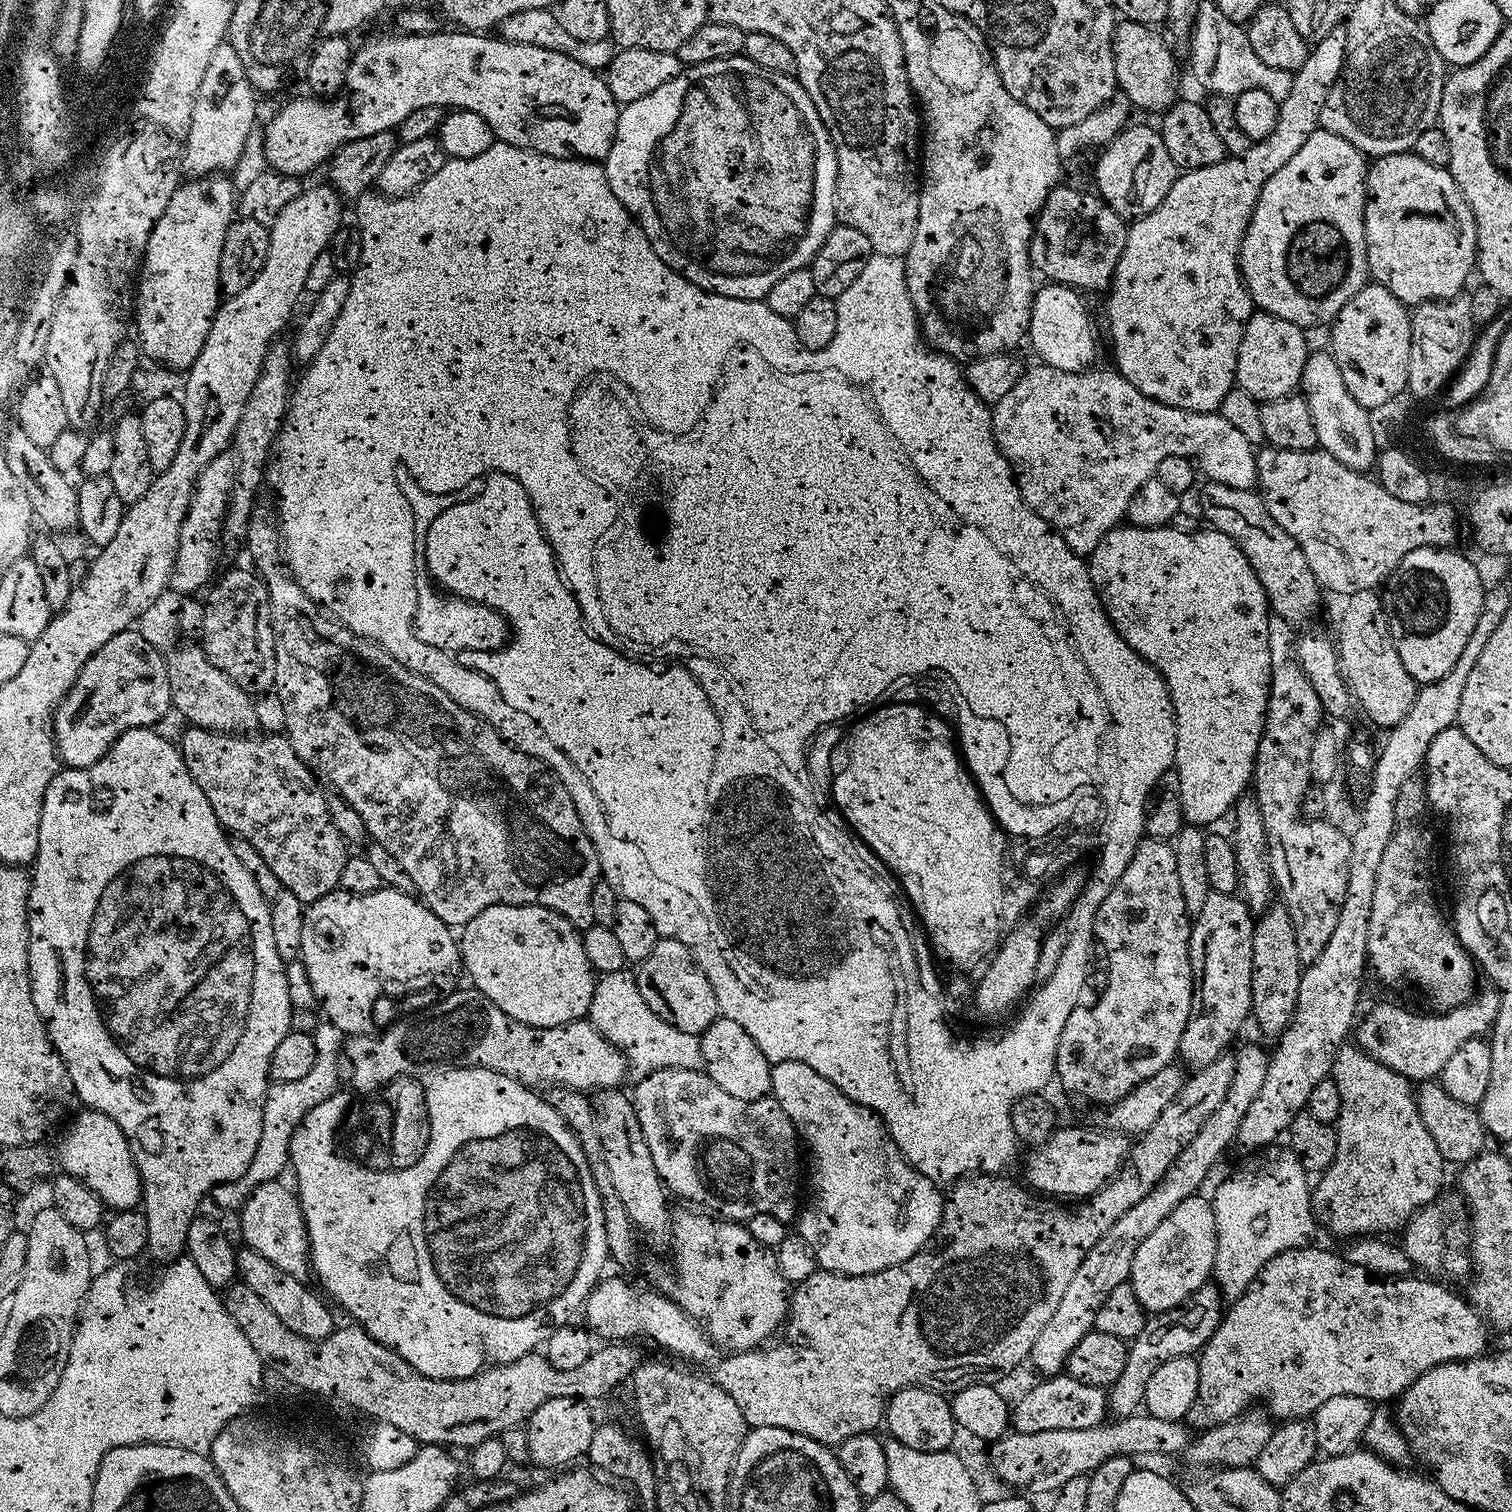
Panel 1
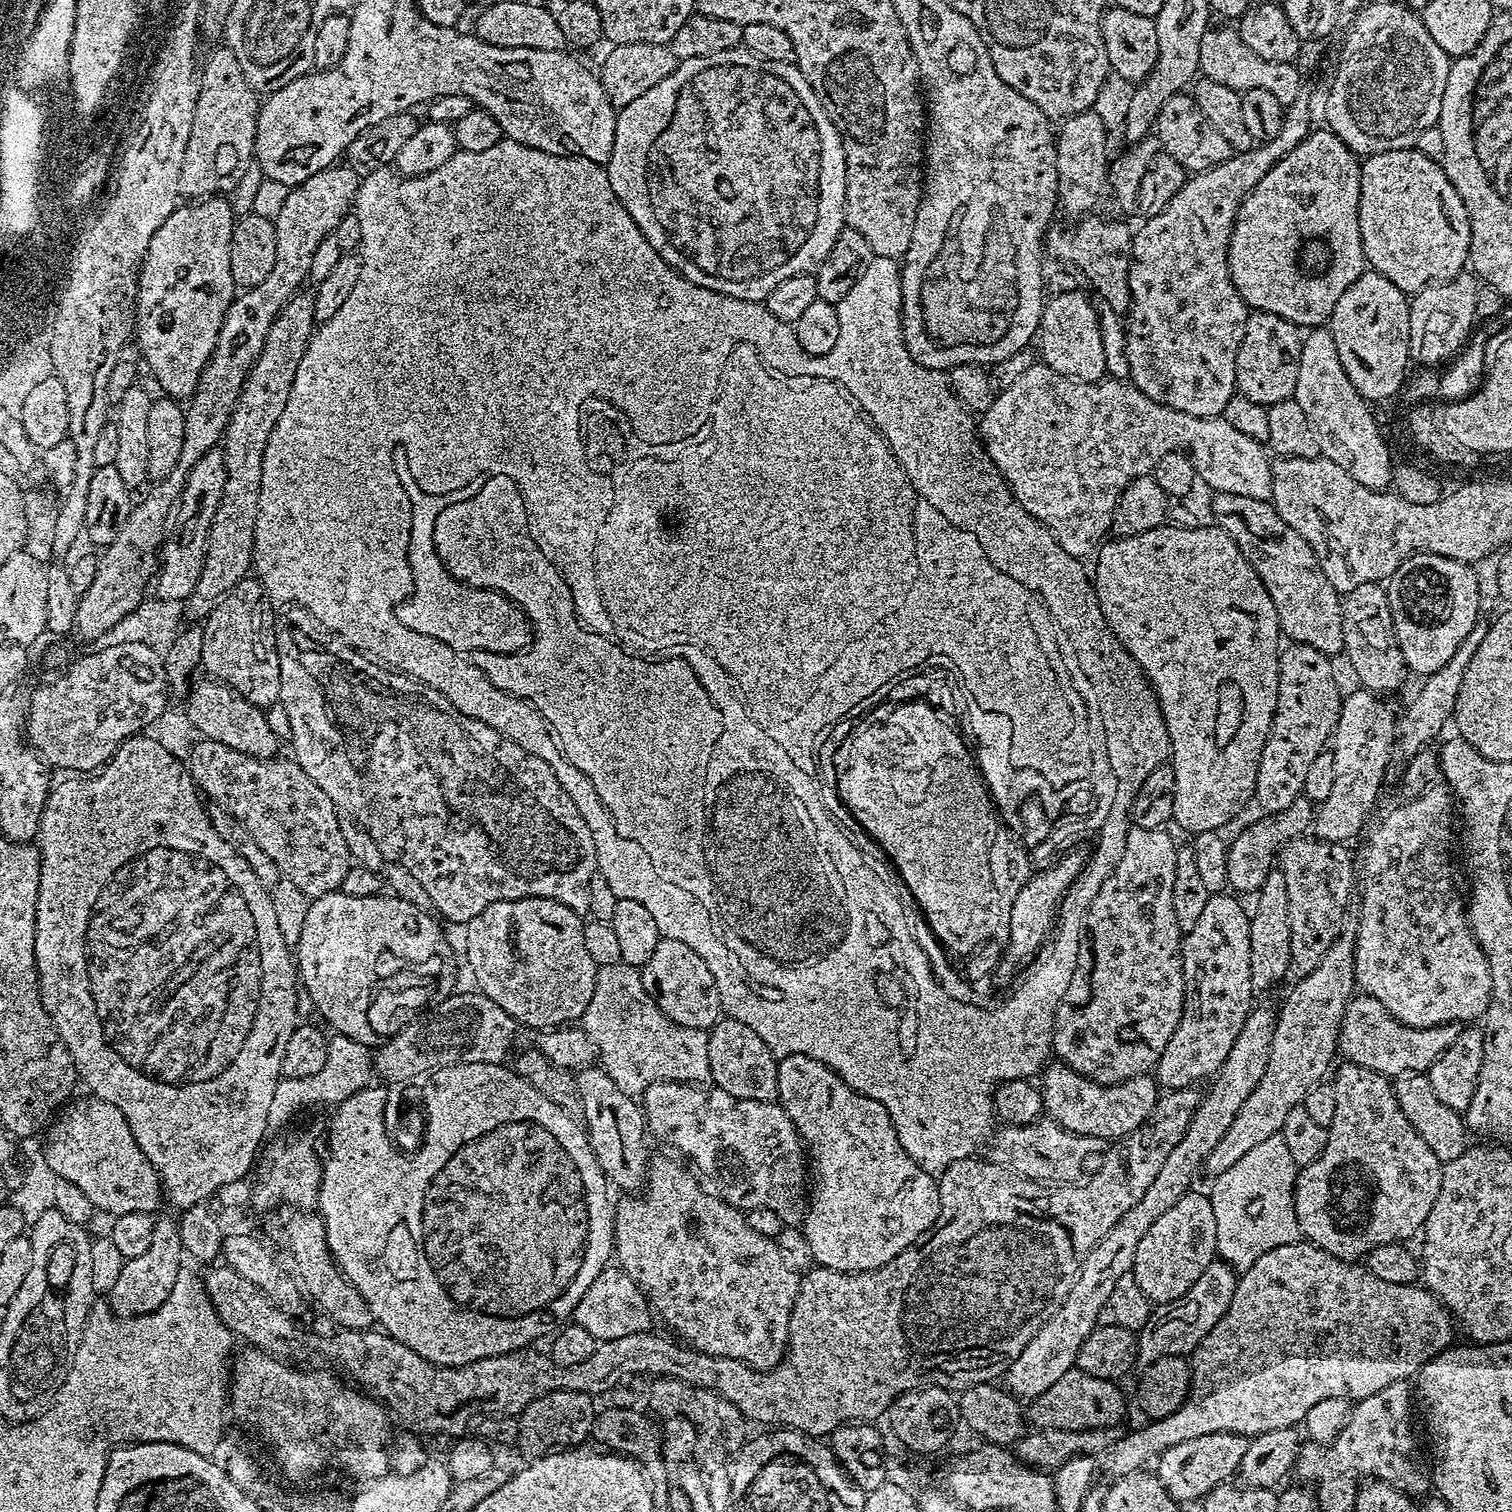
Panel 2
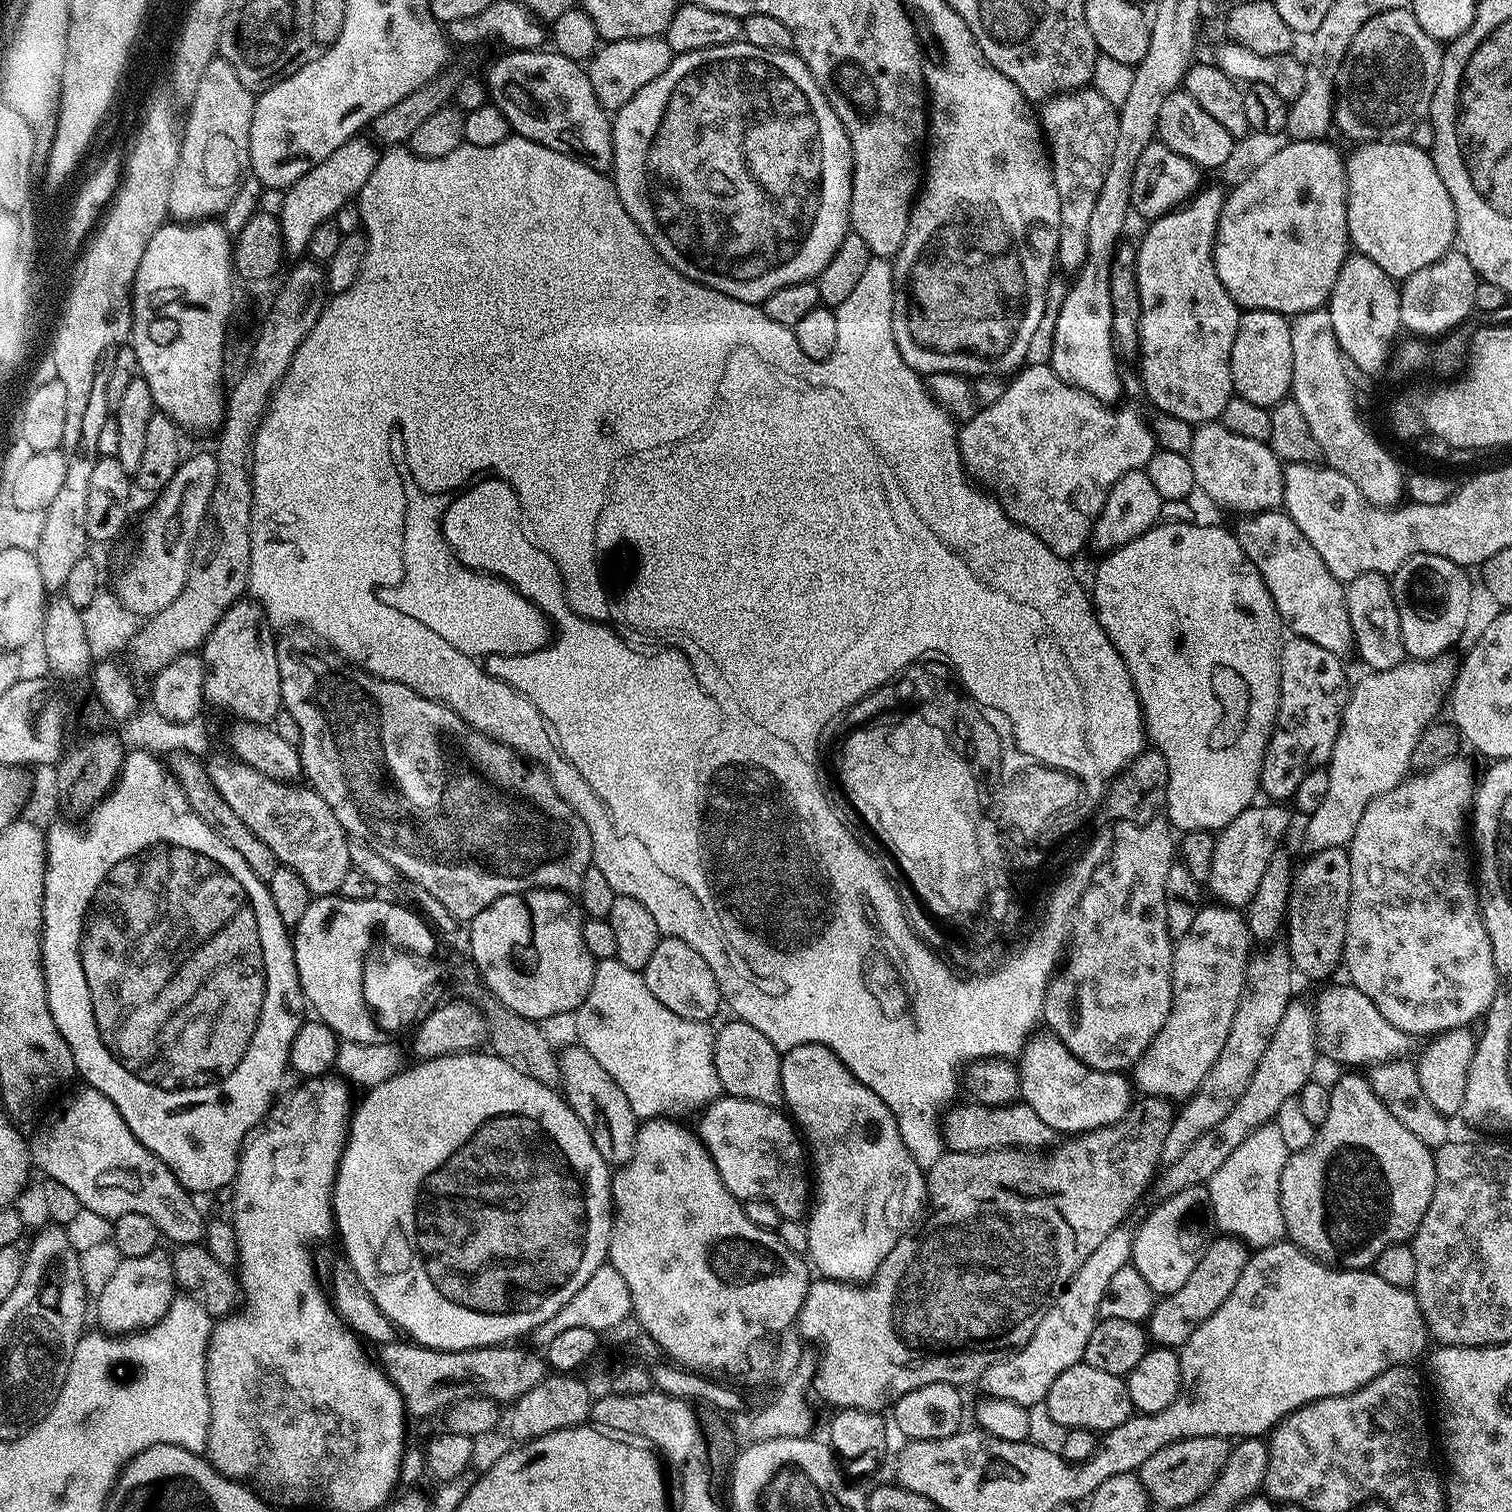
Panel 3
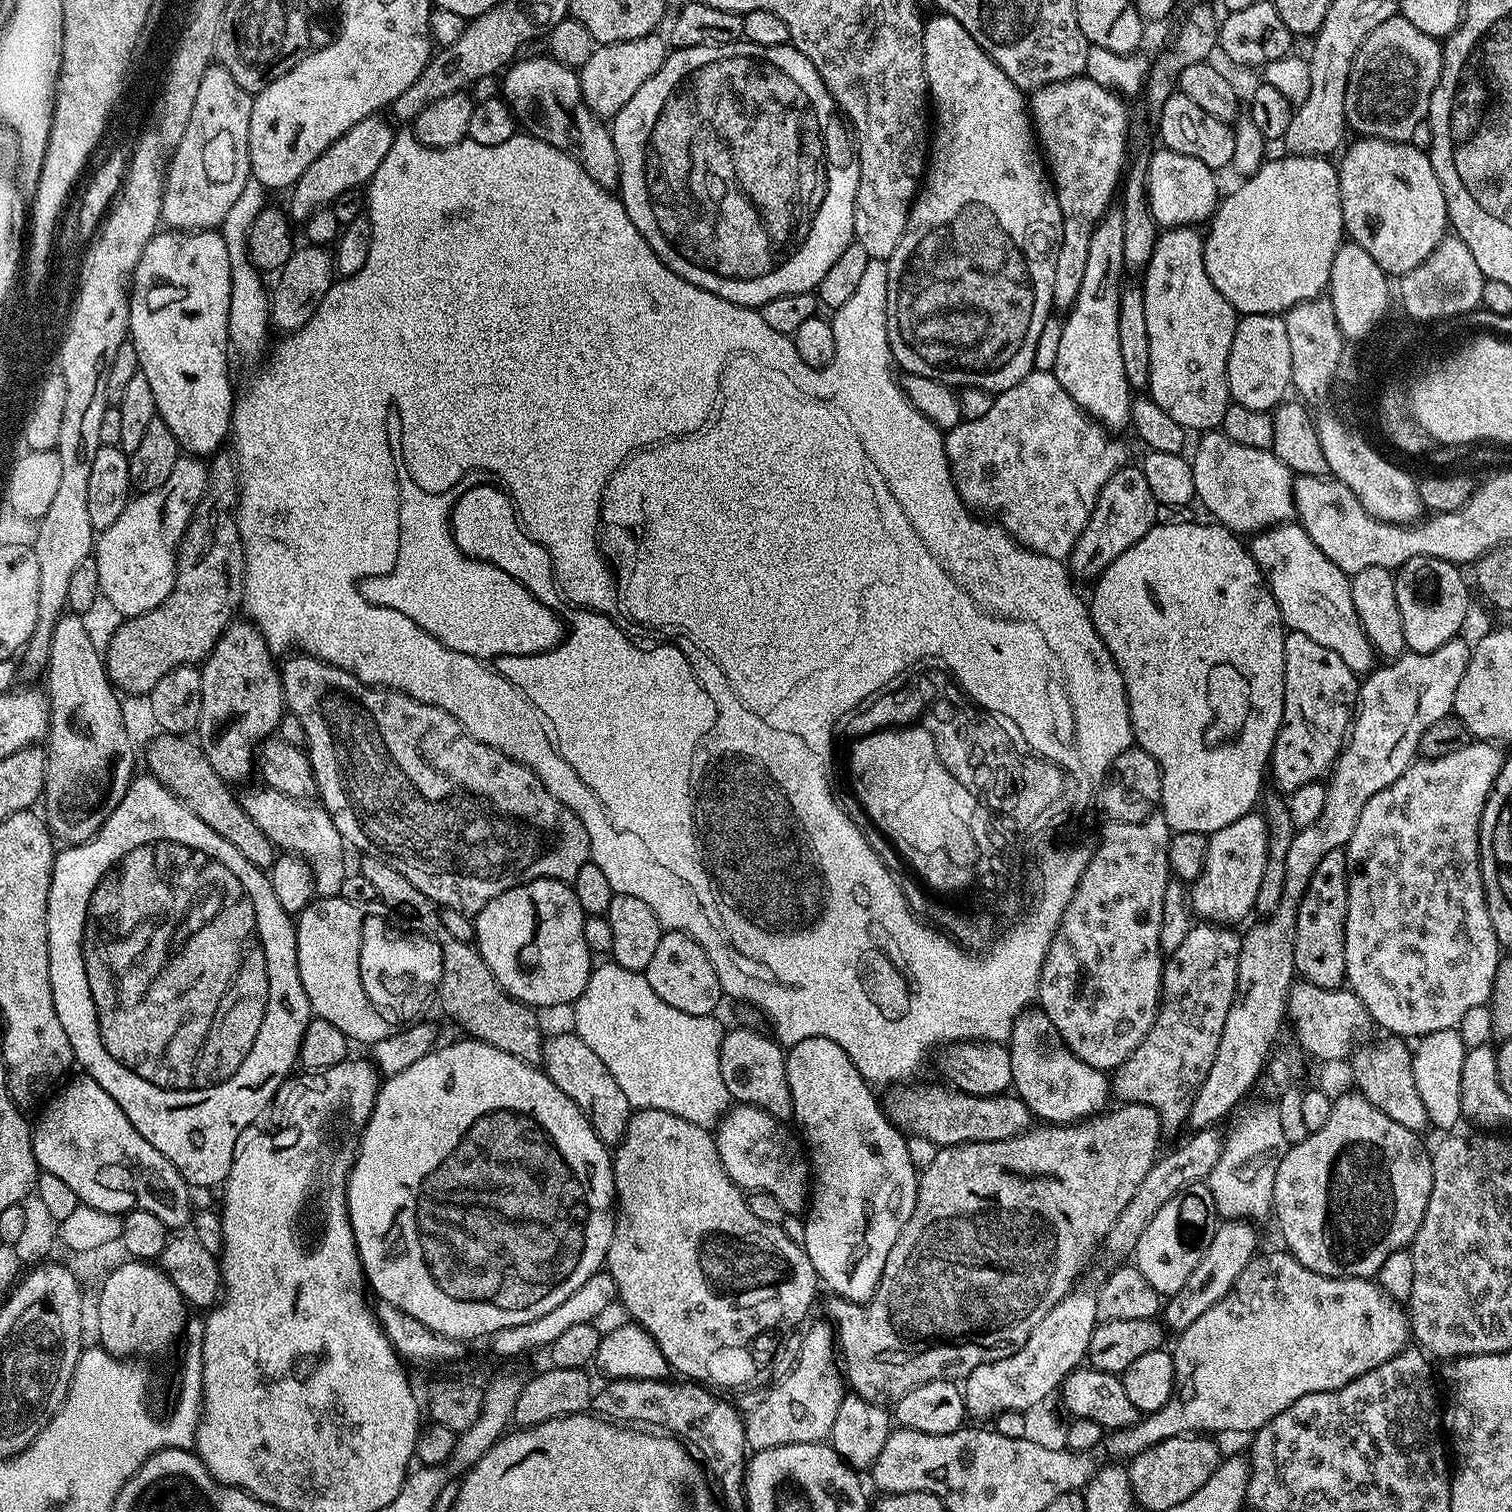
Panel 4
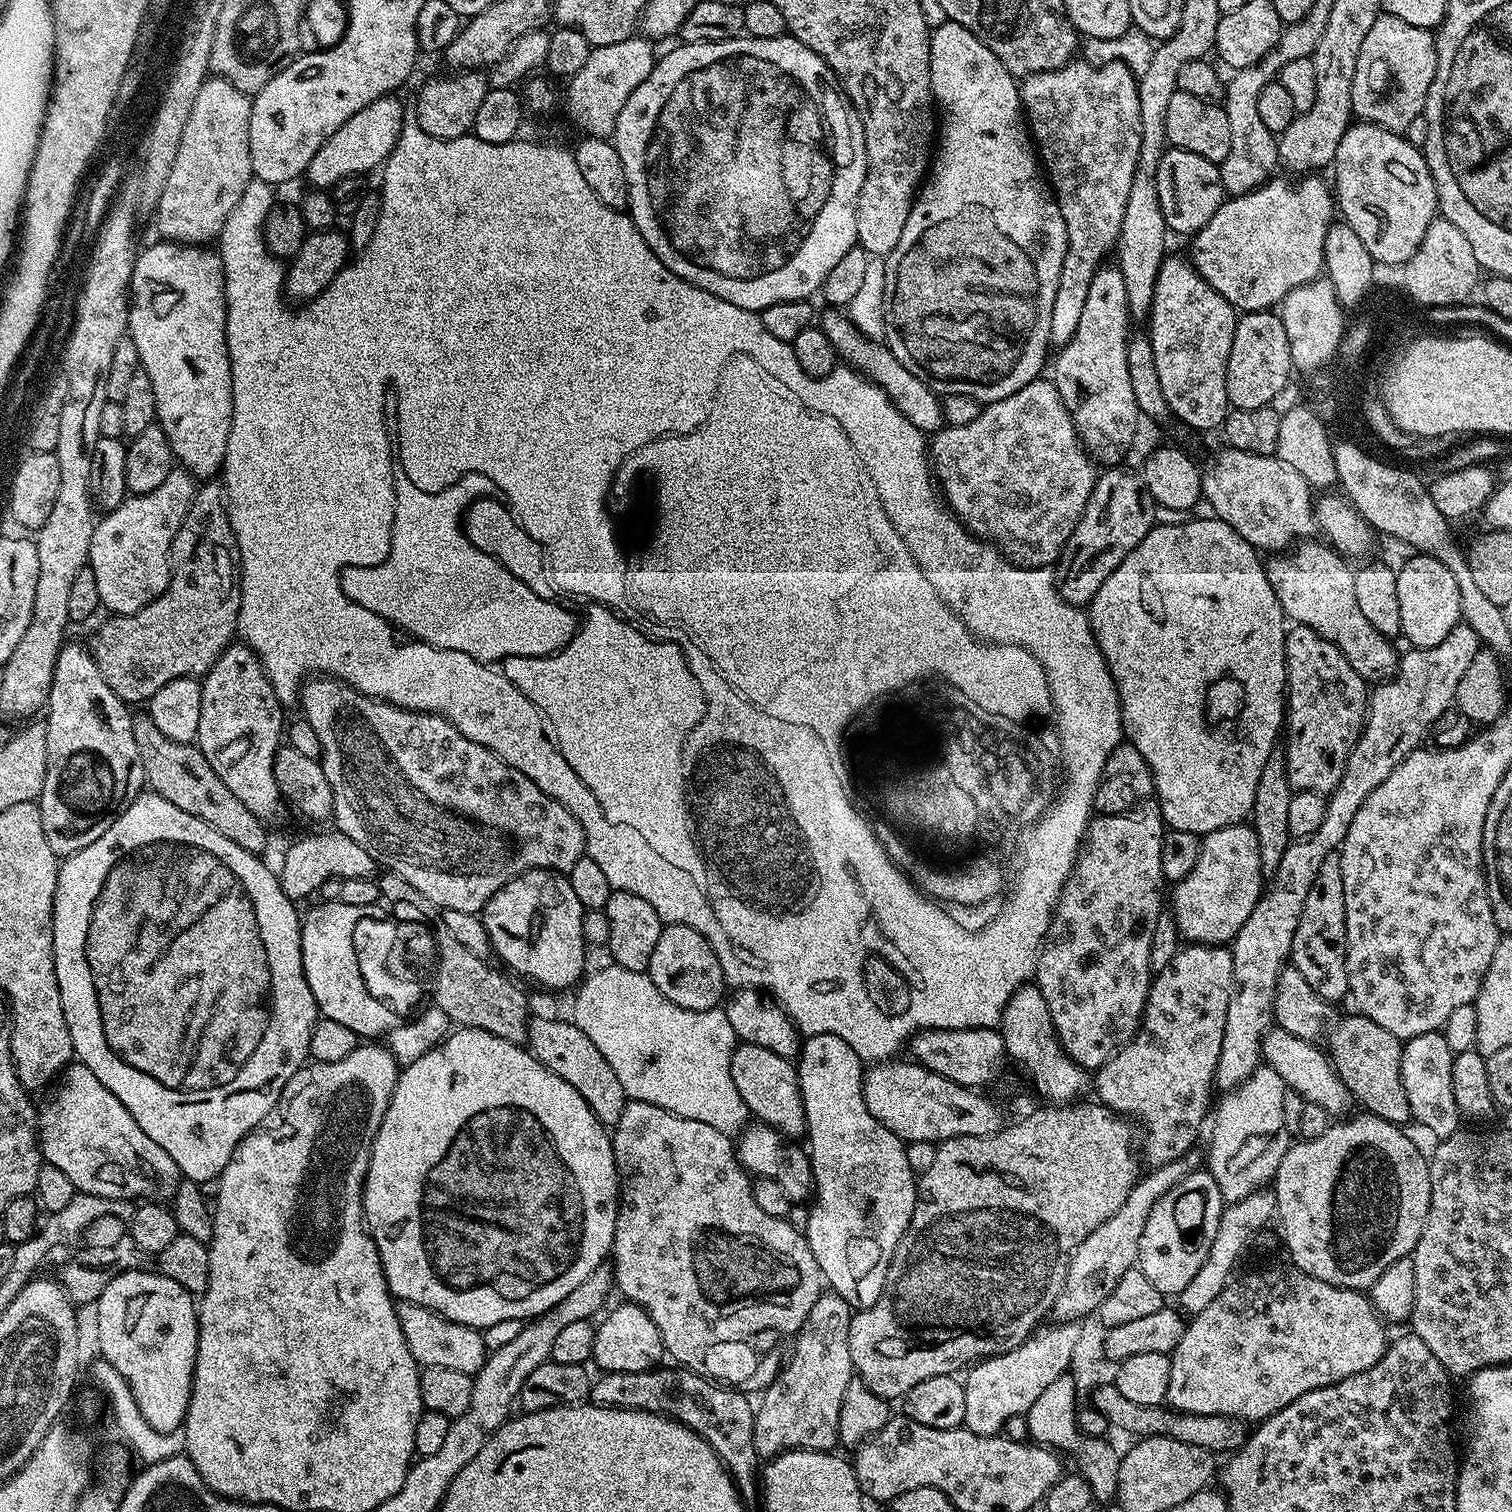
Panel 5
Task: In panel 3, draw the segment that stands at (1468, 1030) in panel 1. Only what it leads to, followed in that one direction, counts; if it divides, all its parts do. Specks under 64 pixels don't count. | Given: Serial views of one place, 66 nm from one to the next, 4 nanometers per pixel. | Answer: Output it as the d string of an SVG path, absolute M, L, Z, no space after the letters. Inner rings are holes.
M1351 982L1343 983L1322 993L1319 1004L1316 1004L1314 1014L1319 1051L1340 1064L1352 1064L1348 1066L1375 1066L1407 1057L1410 1043L1408 1033L1390 1026L1390 1022L1378 1014L1378 1006L1374 1006L1374 1002L1370 1002L1362 990L1358 990Z

